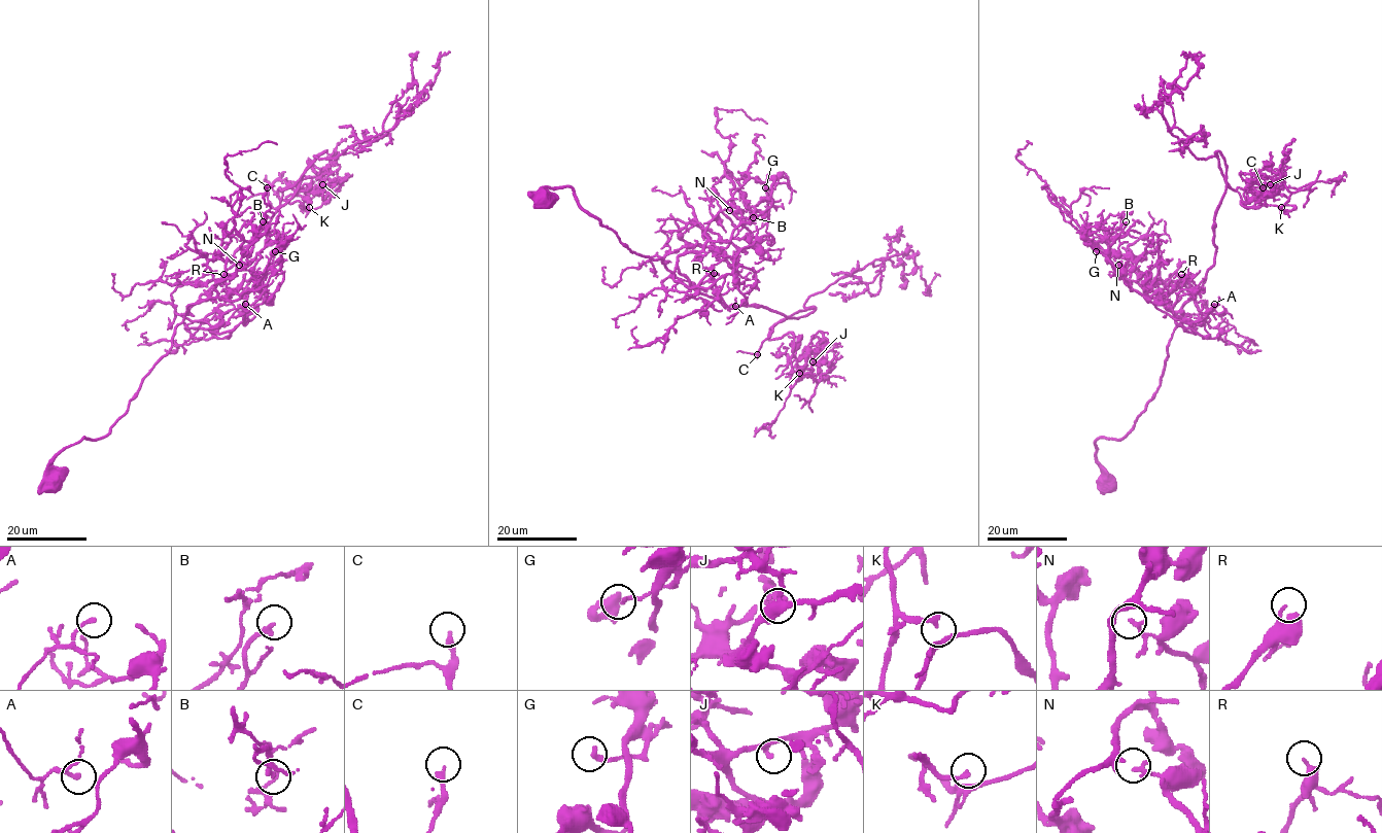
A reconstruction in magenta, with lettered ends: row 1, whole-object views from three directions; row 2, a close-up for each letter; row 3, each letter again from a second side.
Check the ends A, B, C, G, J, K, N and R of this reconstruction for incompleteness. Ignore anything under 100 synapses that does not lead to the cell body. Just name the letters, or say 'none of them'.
K

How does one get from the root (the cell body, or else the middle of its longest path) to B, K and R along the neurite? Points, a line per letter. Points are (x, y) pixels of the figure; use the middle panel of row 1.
B: (542, 194), (569, 186), (631, 251), (672, 272), (680, 254), (703, 248), (733, 188), (753, 217)
K: (542, 194), (569, 186), (631, 251), (724, 307), (789, 316), (768, 338), (794, 336), (799, 373)
R: (542, 194), (569, 186), (576, 202), (631, 251), (661, 258), (672, 272), (680, 254), (695, 252), (714, 273)

